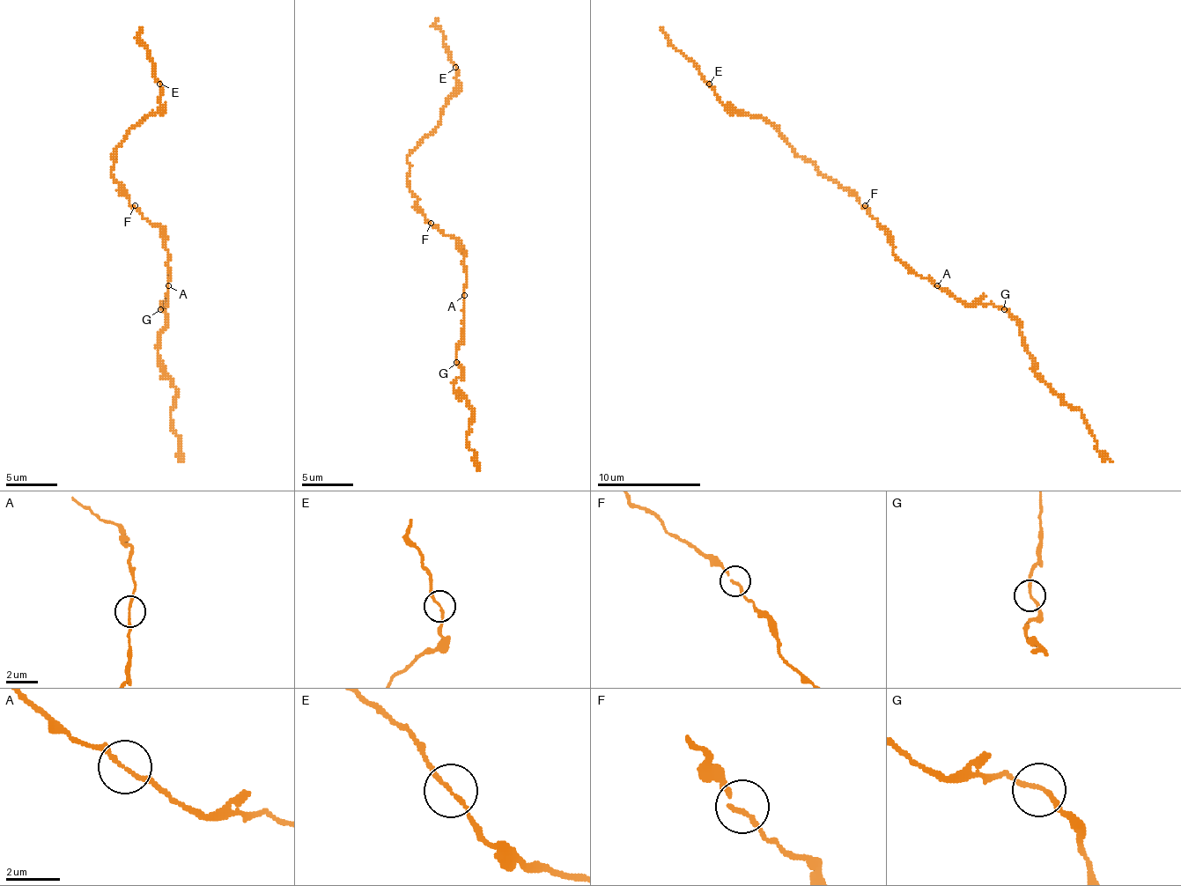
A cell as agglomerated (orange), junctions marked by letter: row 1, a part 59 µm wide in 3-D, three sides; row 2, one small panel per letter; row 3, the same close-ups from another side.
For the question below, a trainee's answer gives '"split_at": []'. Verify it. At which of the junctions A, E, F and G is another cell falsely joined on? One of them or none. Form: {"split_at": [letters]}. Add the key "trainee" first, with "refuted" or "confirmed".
{"trainee": "confirmed", "split_at": []}

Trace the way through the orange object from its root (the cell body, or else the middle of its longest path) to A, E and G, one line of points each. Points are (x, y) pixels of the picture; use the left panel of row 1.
A: (163, 237), (171, 273), (168, 285)
E: (163, 237), (160, 229), (129, 203), (111, 172), (111, 157), (124, 136), (160, 107), (160, 84)
G: (163, 237), (163, 245), (168, 252), (171, 278), (168, 281), (168, 304), (163, 304), (160, 309)

